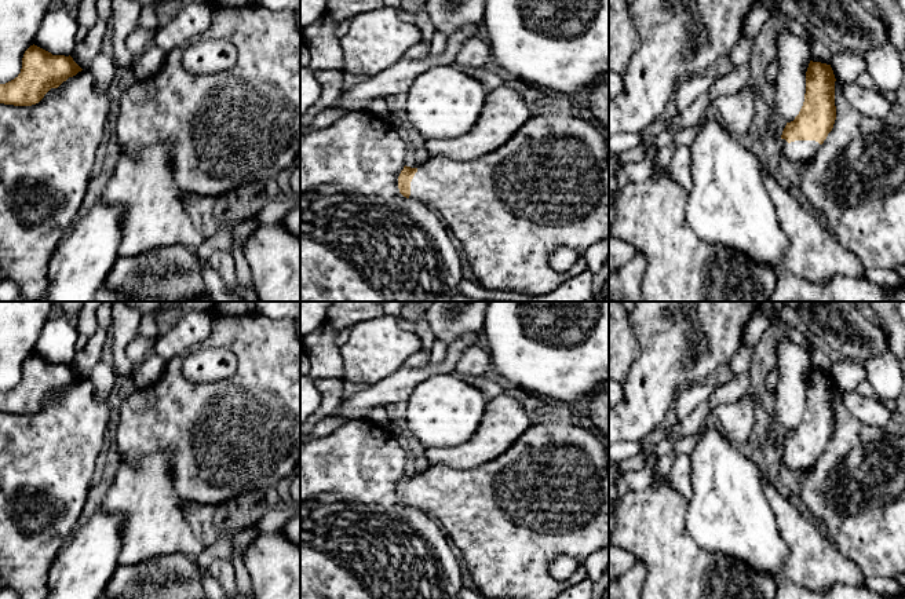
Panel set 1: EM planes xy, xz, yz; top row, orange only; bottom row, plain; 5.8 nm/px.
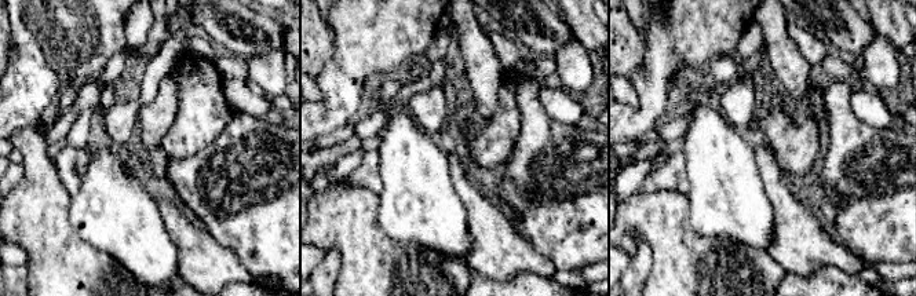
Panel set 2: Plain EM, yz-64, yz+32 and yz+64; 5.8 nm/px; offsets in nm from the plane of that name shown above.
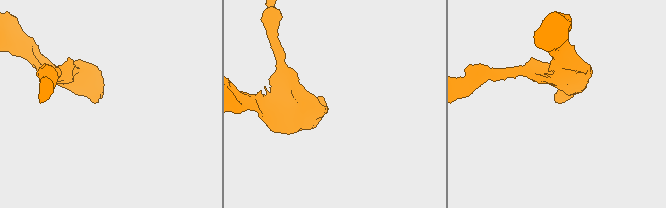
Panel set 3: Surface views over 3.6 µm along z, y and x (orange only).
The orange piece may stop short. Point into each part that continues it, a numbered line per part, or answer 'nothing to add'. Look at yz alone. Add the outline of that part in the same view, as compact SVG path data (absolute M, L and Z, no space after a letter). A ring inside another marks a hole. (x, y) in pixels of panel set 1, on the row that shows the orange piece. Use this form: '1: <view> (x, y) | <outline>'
1: yz (799, 152) | M781 139L781 153L793 164L804 164L815 156L821 145L815 140L795 140L788 143Z

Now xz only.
1: xz (547, 186) | M565 109L556 114L532 117L503 146L479 158L457 161L434 156L416 168L409 198L433 205L438 211L463 248L477 284L488 291L547 295L585 271L585 251L609 240L606 134L595 121L581 120ZM559 246L570 248L579 255L568 271L555 271L550 266L550 255Z

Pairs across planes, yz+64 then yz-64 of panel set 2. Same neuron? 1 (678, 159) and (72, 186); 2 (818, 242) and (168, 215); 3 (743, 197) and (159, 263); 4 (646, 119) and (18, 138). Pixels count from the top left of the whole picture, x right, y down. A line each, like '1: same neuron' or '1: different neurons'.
1: same neuron
2: same neuron
3: same neuron
4: different neurons

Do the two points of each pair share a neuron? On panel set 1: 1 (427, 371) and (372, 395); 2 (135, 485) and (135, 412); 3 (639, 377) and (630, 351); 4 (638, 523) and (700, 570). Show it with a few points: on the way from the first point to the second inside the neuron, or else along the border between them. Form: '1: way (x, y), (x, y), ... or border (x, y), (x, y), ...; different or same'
1: way (413, 376), (408, 377), (398, 387), (386, 391); same
2: border (165, 452), (149, 452), (132, 464), (121, 460); different
3: border (632, 329), (638, 346), (638, 358), (623, 382); different
4: way (653, 534), (685, 566); same

